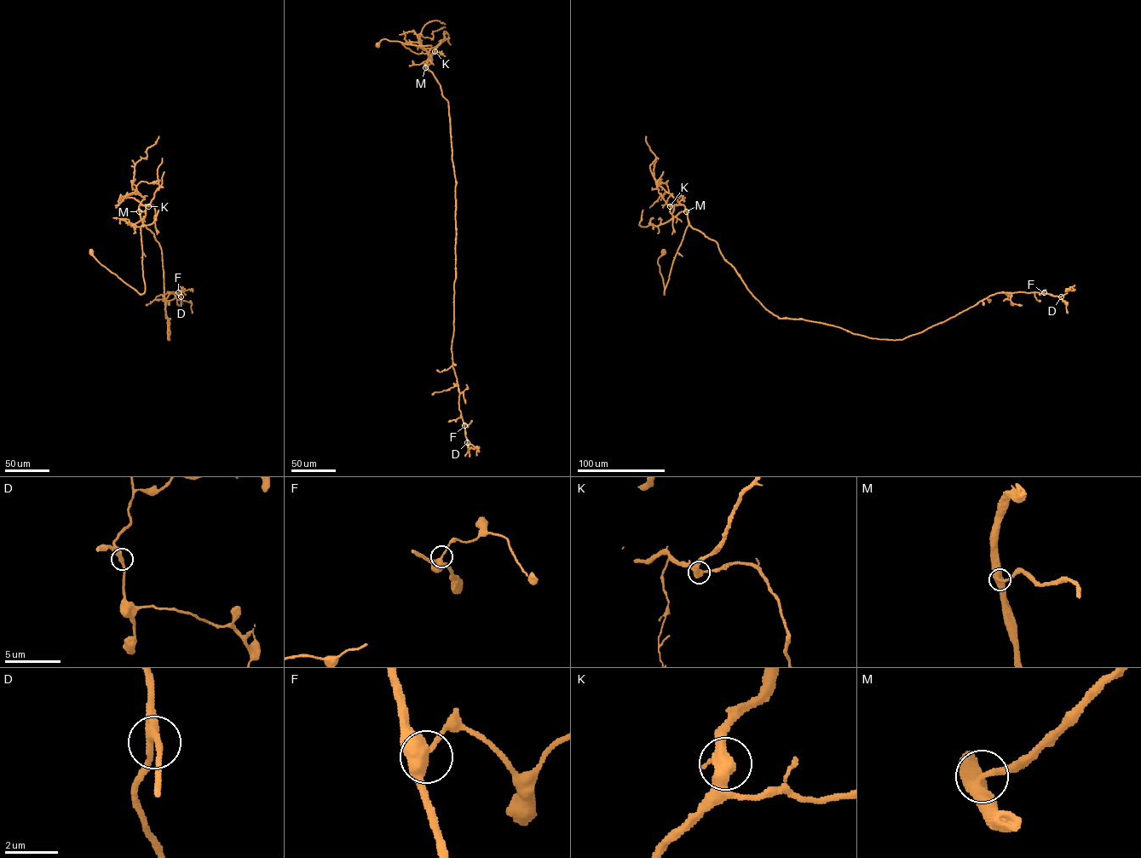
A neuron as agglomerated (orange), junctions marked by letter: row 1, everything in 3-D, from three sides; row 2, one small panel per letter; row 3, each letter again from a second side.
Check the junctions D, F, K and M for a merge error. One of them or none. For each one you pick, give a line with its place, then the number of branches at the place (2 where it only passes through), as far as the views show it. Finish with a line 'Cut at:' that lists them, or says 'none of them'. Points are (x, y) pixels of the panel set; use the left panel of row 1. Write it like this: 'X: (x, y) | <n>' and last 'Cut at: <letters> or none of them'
Cut at: none of them

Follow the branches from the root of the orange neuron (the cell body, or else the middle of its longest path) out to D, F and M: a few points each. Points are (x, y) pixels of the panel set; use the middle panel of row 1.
D: (377, 44), (386, 38), (430, 45), (427, 68), (448, 101), (456, 183), (451, 350), (467, 442)
F: (377, 44), (386, 38), (430, 45), (427, 68), (448, 101), (456, 183), (451, 350), (464, 425)
M: (377, 44), (386, 38), (406, 44), (430, 45), (427, 65), (429, 70), (425, 67)

